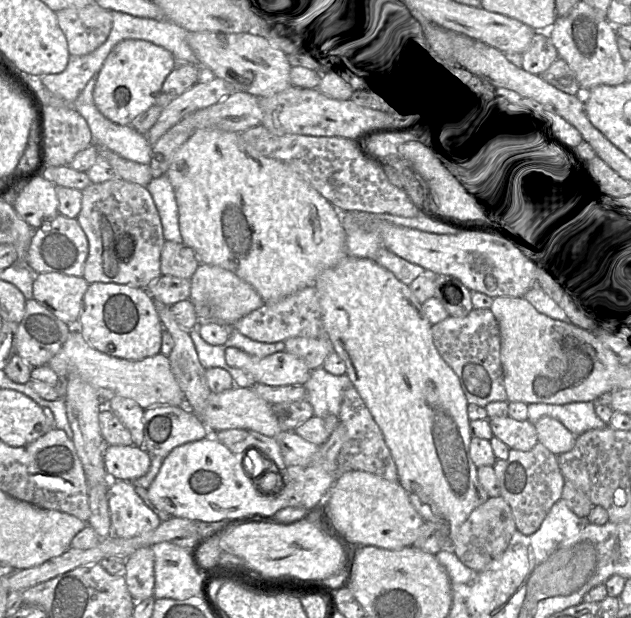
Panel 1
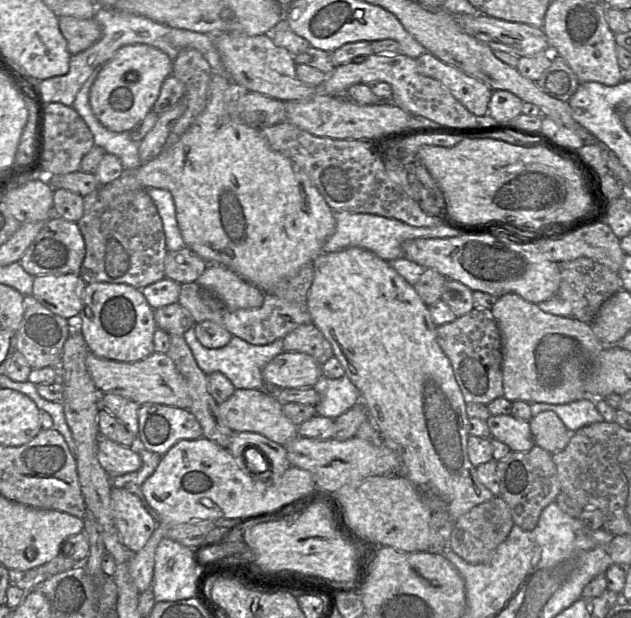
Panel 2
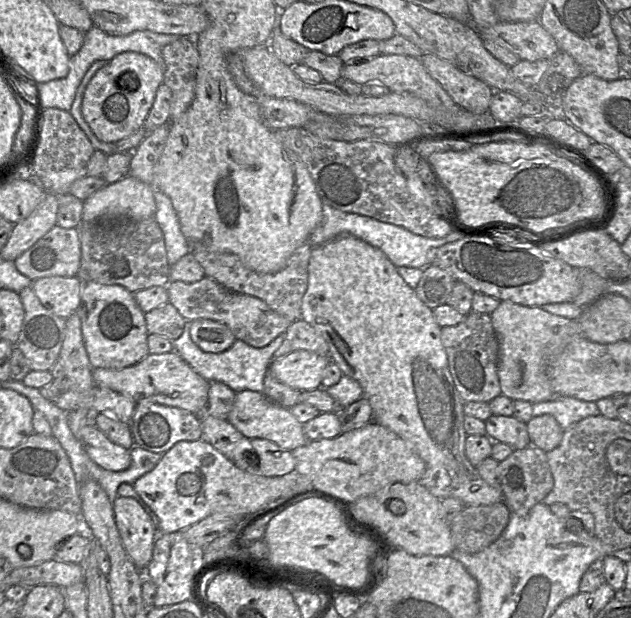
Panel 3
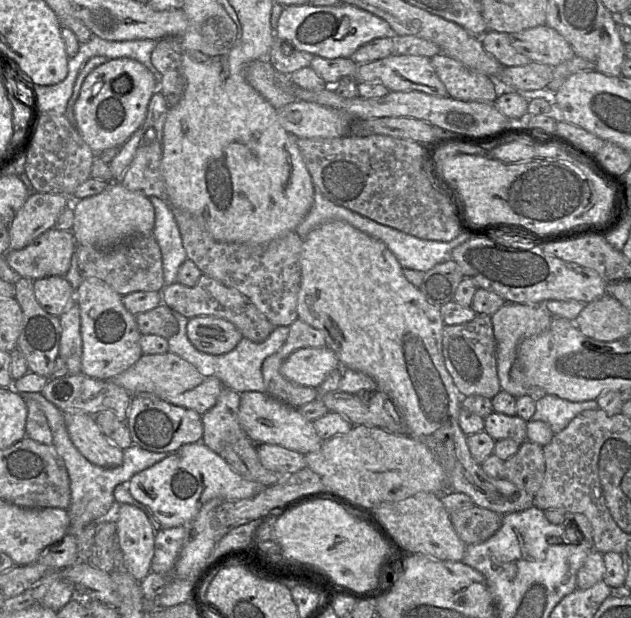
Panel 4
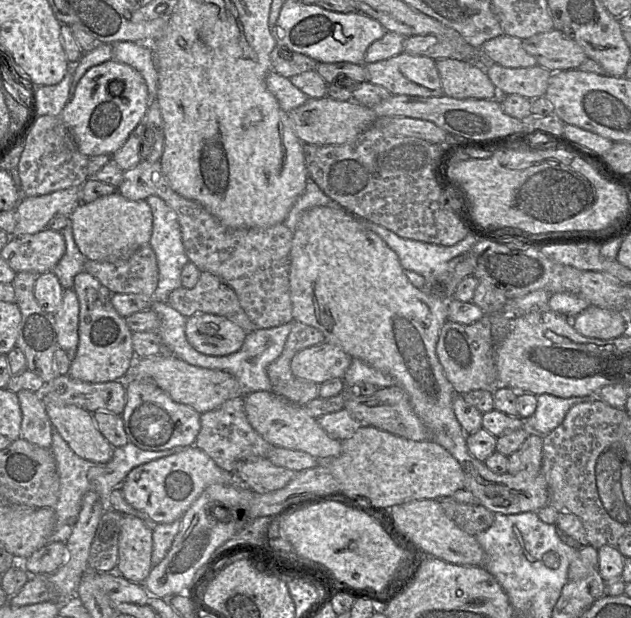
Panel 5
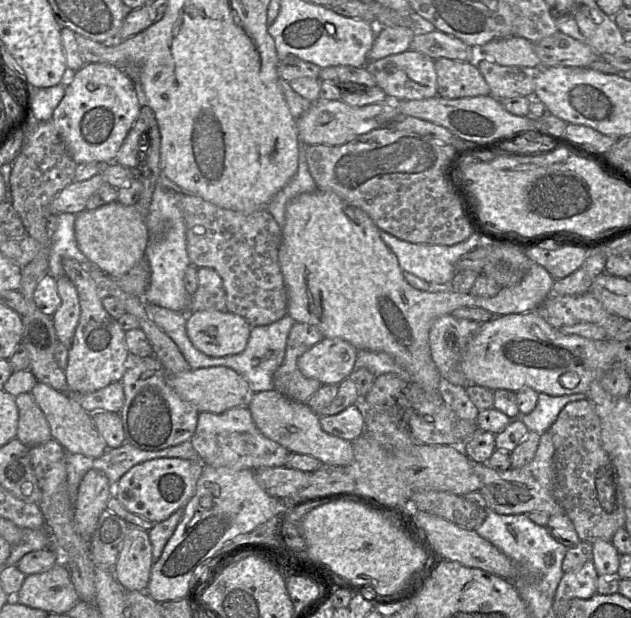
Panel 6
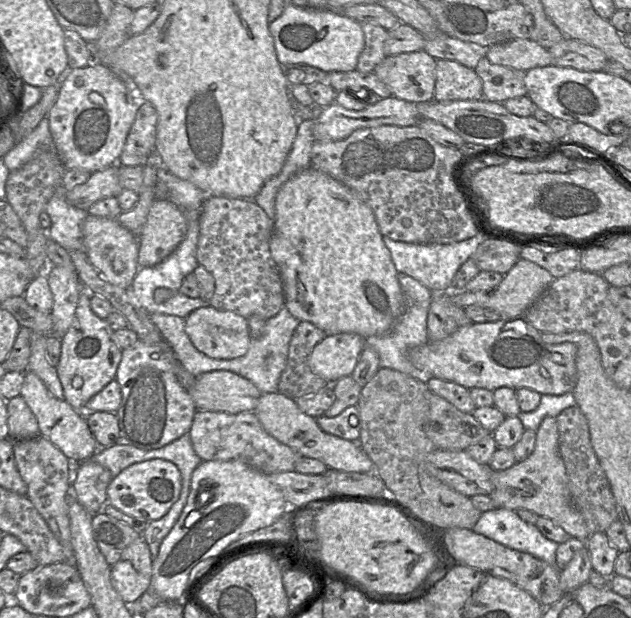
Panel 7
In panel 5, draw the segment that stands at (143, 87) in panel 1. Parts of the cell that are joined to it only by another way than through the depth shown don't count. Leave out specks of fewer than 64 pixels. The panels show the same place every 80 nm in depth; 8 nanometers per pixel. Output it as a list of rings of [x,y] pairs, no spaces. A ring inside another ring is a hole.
[[[109,60],[91,67],[78,82],[73,98],[60,117],[72,133],[78,150],[87,157],[113,155],[142,121],[148,109],[148,88],[139,71]]]

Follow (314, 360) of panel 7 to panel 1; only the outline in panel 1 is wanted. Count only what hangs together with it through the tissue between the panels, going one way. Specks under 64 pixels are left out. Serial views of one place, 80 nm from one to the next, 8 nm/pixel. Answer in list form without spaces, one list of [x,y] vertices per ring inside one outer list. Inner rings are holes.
[[[230,347],[225,351],[225,360],[229,366],[251,375],[256,383],[270,386],[303,385],[311,373],[301,358],[286,351],[258,358]]]

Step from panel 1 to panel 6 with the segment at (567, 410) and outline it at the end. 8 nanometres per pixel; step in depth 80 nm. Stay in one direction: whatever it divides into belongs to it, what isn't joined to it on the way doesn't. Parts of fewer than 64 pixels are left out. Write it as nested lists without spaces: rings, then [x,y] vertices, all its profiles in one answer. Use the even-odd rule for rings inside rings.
[[[539,393],[538,402],[533,411],[526,415],[520,414],[520,419],[529,431],[541,435],[549,430],[557,419],[560,411],[568,403],[583,399],[587,399],[586,393],[564,396],[550,396],[548,394]]]

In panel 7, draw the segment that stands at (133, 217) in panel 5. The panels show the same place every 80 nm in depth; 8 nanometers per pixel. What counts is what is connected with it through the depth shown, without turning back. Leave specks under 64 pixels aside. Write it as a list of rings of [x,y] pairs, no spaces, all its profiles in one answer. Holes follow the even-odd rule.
[[[87,215],[82,225],[85,253],[91,264],[112,285],[127,289],[139,270],[139,237],[118,222],[117,219]]]

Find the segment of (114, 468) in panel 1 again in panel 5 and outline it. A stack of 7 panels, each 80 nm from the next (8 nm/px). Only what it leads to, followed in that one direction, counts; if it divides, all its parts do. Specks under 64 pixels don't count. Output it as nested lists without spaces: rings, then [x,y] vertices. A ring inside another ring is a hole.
[[[41,393],[53,428],[81,458],[95,463],[112,459],[114,447],[97,428],[92,413],[75,405],[57,404]]]

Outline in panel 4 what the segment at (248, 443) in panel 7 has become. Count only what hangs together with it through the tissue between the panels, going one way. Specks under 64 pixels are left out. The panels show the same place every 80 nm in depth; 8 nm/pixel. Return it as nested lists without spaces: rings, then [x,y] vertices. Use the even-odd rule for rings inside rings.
[[[224,387],[216,404],[202,415],[201,442],[219,455],[226,445],[248,438],[238,420],[239,404],[240,393]]]

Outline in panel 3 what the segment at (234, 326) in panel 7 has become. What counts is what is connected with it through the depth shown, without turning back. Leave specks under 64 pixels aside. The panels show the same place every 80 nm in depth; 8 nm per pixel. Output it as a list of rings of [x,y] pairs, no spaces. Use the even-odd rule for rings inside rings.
[[[210,319],[192,321],[190,336],[202,351],[208,353],[224,352],[236,340],[232,331],[225,324]]]

